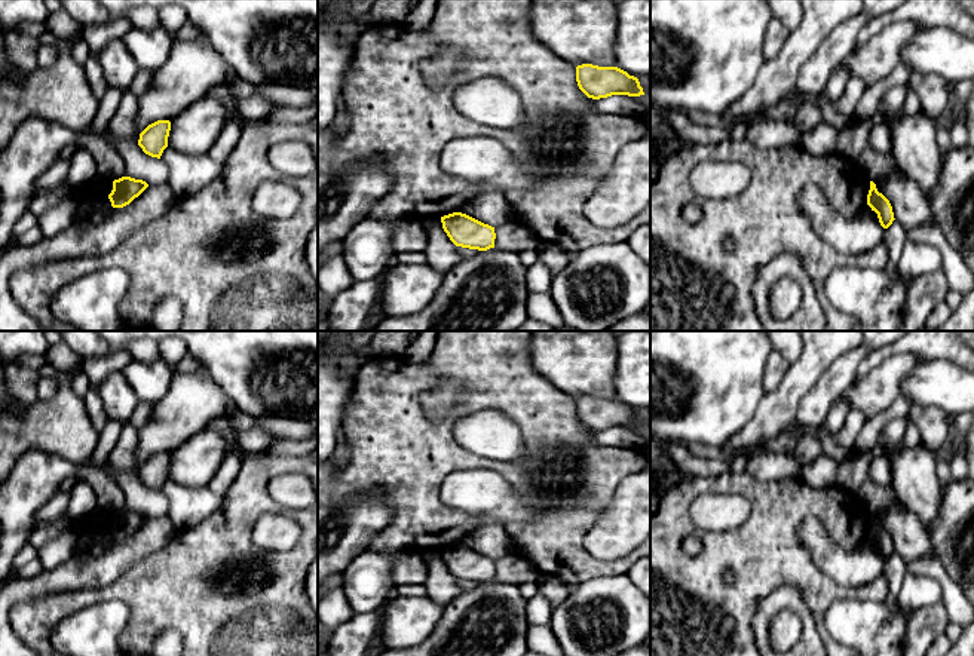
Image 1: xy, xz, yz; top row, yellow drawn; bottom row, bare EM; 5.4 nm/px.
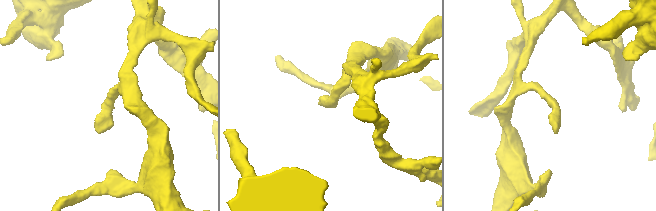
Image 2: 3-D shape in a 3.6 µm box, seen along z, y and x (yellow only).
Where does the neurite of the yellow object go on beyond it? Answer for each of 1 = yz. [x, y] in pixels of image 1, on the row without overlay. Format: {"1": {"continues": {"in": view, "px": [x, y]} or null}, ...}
{"1": {"continues": null}}

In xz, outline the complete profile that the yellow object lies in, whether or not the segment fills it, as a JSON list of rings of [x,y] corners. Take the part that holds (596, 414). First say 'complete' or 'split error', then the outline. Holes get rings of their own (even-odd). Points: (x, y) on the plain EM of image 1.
complete | [[[592,396],[578,398],[576,414],[579,422],[592,432],[612,427],[644,427],[638,411],[618,399],[598,399]]]

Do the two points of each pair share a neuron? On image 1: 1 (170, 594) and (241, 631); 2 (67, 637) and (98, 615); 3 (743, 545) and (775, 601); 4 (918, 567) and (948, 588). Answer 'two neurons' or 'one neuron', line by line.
1: one neuron
2: one neuron
3: two neurons
4: one neuron

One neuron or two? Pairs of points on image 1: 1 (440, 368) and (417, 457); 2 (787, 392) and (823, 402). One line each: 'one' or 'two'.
1: one
2: two

